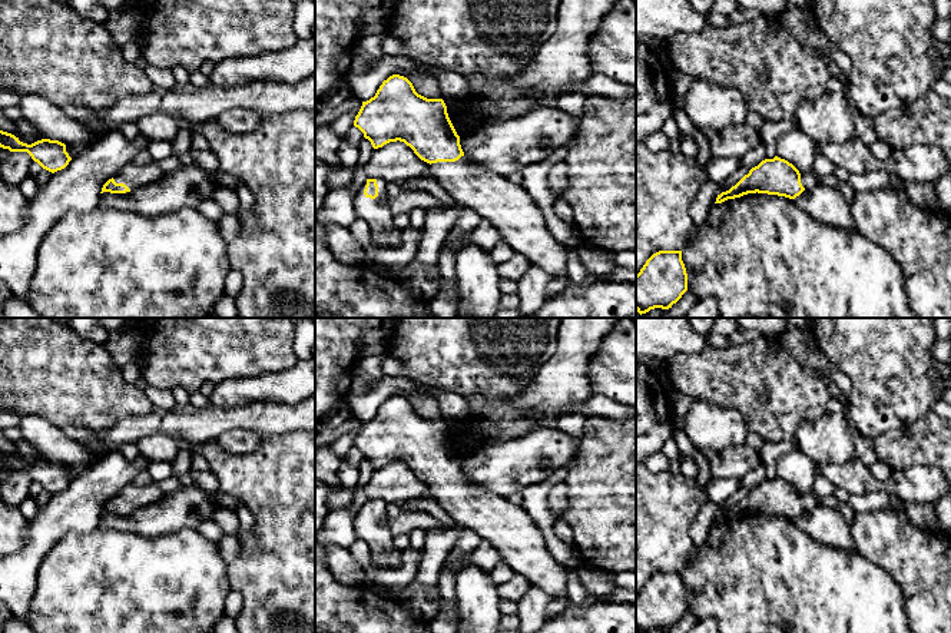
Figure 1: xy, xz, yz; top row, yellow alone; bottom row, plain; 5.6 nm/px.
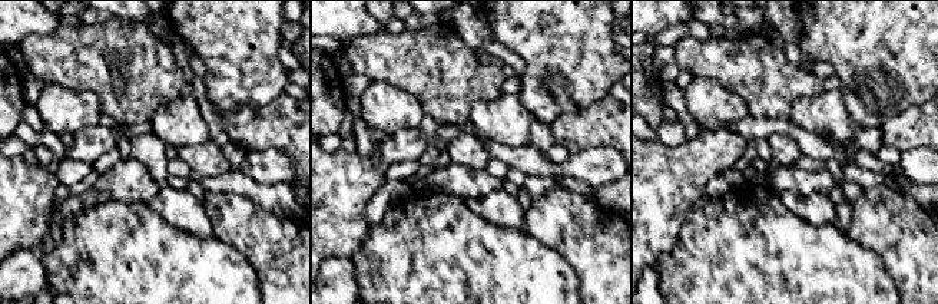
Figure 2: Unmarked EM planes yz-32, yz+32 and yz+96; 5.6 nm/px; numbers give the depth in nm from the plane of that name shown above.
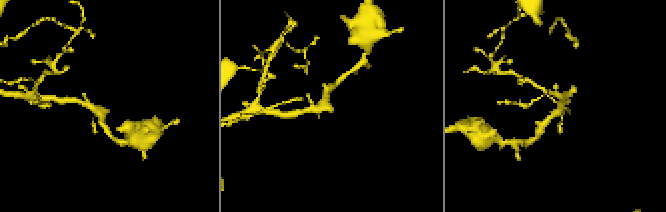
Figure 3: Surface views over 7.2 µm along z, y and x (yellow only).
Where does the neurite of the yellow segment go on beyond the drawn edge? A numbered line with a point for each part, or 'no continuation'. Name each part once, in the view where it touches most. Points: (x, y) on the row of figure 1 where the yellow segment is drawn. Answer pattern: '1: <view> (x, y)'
1: xz (510, 209)

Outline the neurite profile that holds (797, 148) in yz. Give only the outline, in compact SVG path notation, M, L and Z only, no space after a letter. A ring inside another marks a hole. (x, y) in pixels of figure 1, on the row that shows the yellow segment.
M798 127L776 140L776 156L792 163L801 175L814 172L815 155L815 142Z

